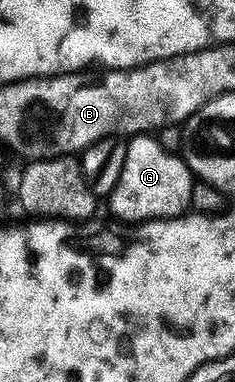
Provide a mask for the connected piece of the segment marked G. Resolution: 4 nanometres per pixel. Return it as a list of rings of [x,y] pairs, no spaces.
[[[150,133],[133,136],[124,153],[124,170],[120,181],[108,197],[110,211],[115,220],[126,225],[146,223],[150,219],[174,219],[187,214],[196,179],[181,154],[164,149]]]

